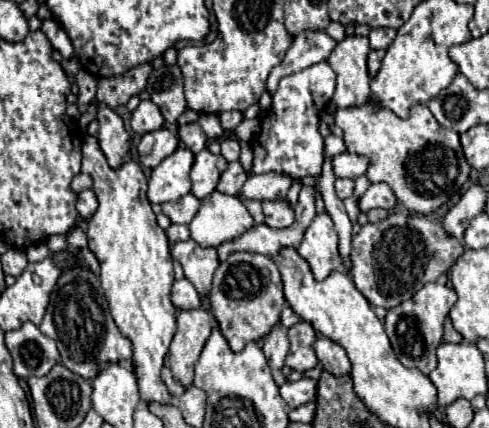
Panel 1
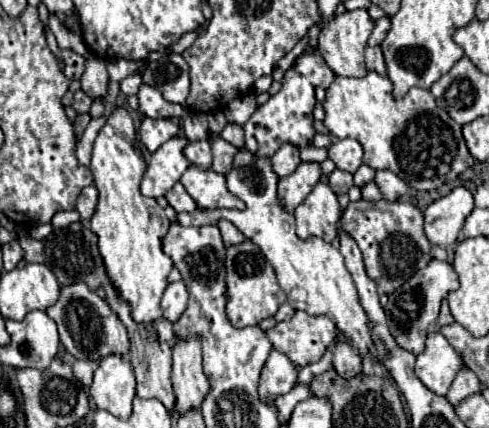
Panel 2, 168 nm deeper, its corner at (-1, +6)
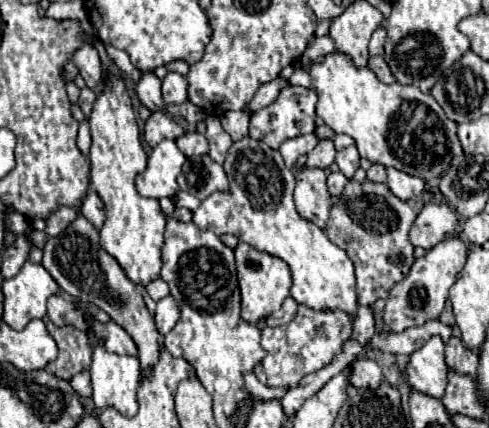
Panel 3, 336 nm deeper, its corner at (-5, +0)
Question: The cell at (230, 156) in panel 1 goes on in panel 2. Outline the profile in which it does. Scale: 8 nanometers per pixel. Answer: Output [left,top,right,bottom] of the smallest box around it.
[221,122,243,148]

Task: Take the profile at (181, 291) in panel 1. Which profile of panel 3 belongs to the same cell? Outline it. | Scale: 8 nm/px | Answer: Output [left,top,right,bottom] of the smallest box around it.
[155,294,181,336]

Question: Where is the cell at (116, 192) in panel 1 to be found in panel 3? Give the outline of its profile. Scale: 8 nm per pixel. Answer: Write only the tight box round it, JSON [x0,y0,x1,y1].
[89,78,167,286]

